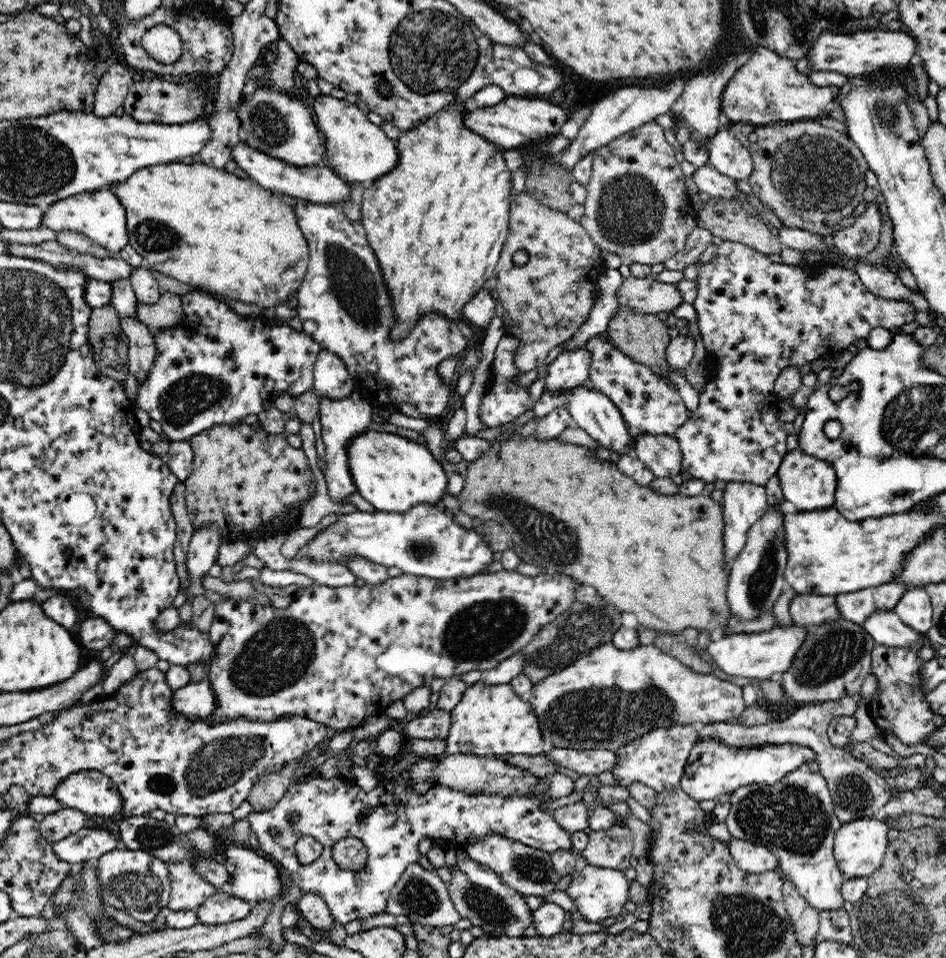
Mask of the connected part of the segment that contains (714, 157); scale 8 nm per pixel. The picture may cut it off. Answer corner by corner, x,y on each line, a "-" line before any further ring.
728,127
716,131
715,137
709,138
706,151
710,155
710,166
732,180
748,180
754,162
750,152
738,139
730,134

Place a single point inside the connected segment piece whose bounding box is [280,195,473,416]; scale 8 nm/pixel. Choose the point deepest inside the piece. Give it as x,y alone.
344,305

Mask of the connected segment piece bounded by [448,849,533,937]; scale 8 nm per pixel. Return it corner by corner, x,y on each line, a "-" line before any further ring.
456,849
456,868
452,868
448,892
461,918
468,918
474,926
481,926
487,935
524,937
524,930
533,924
533,911
521,895
491,868
472,860
465,851

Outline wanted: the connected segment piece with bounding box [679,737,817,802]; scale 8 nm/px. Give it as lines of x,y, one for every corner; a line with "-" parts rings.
710,737
696,741
689,755
679,787
698,802
718,799
722,794
730,794
740,786
760,783
772,786
786,774
805,768
805,765
817,759
811,748
800,744
733,747

